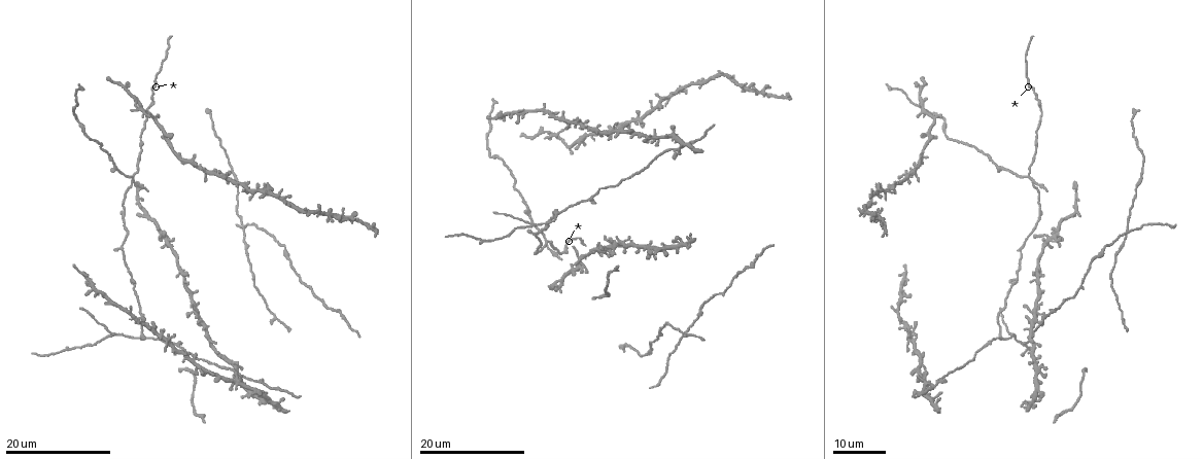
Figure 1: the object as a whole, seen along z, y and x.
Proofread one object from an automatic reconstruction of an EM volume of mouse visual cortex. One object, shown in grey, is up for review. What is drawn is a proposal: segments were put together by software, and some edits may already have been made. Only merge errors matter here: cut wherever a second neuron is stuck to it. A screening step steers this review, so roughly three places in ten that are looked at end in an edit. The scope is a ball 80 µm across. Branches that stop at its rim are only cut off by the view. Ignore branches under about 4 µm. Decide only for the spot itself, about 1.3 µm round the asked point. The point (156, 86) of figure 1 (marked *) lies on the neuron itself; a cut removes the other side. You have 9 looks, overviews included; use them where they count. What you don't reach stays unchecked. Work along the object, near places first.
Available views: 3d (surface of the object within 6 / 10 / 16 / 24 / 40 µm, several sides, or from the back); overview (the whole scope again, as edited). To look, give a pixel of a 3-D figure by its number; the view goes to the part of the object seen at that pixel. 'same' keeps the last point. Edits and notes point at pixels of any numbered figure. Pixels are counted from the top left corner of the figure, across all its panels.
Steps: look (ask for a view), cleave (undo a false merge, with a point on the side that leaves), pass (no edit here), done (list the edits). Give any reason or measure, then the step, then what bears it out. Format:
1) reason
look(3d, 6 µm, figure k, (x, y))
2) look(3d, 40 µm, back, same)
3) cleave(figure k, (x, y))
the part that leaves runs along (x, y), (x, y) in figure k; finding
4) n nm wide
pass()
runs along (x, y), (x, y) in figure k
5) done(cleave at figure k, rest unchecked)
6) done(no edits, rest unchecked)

arms part here
look(3d, 16 µm, figure 1, (1033, 180))

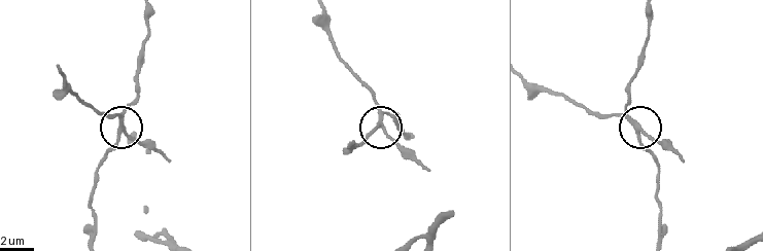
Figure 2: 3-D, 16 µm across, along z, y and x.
look(3d, 10 µm, figure 2, (637, 132))

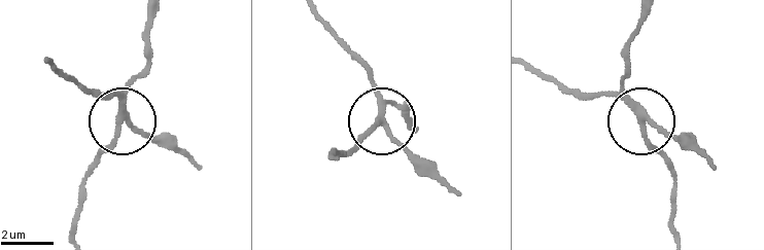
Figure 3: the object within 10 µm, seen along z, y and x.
look(3d, 6 µm, figure 3, (381, 125))

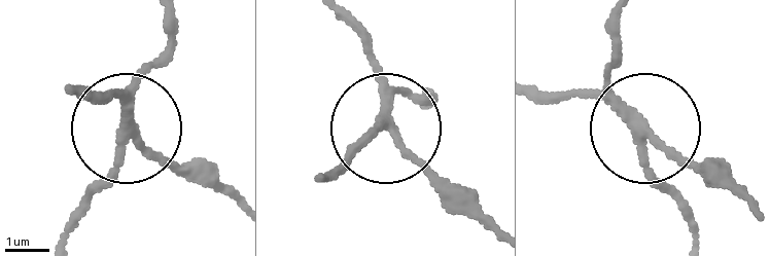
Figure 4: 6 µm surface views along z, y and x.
cleave(figure 4, (149, 153))
the part that leaves runs along (385, 106), (356, 21) in figure 4; two neurons meet here

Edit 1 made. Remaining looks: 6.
two arms in line, one across
look(3d, 24 µm, figure 1, (119, 334))

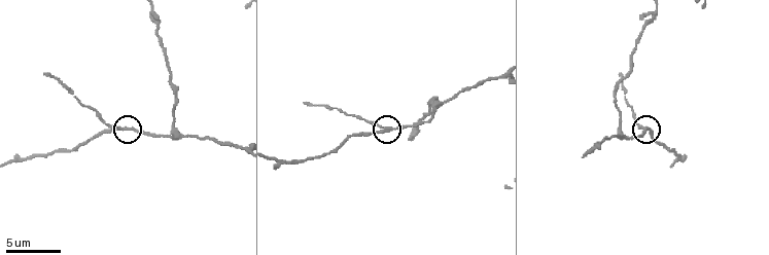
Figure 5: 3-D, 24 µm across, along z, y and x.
look(3d, 10 µm, figure 5, (380, 130))

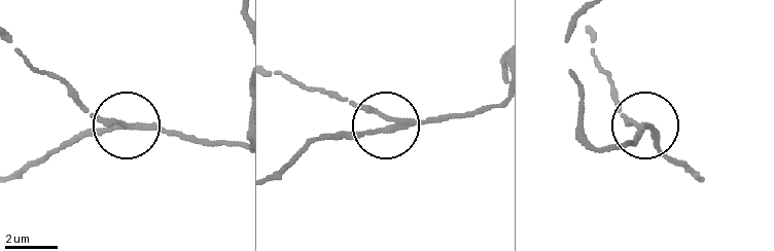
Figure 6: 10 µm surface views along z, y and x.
180 nm wide
cleave(figure 6, (104, 118))
the part that leaves runs along (140, 127), (102, 118), (15, 47) in figure 6; a second neuron is stuck on

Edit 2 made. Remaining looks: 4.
see it whole again
look(overview)

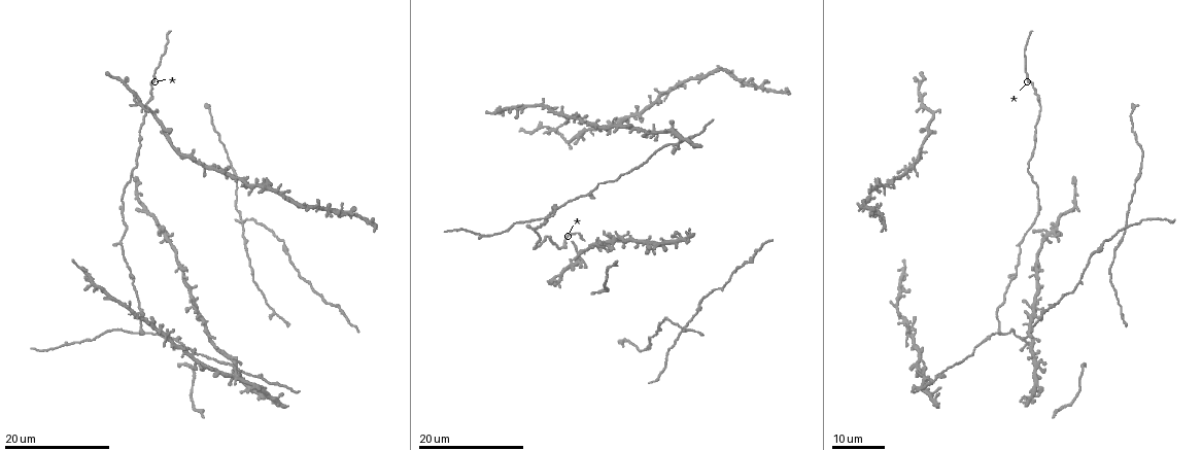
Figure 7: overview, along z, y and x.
branch point
look(3d, 16 µm, figure 7, (999, 334))

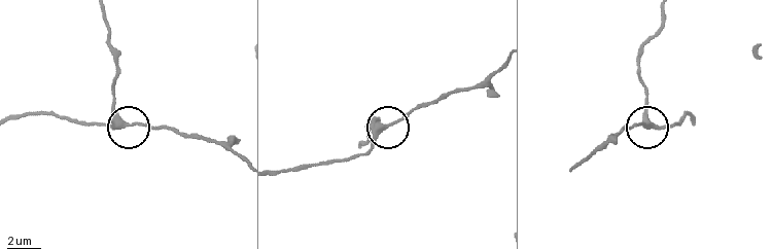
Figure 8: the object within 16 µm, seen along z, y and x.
zoom in
look(3d, 6 µm, figure 8, (651, 122))

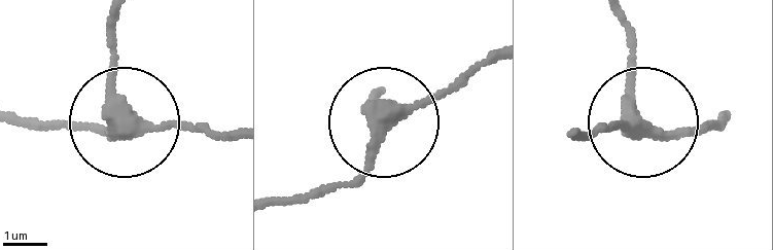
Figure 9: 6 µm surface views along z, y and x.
3 arms
pass()
runs along (618, 9), (636, 109), (669, 132), (721, 132) in figure 9; one neuron here

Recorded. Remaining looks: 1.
done(cleave at figure 4, cleave at figure 6, rest unchecked)

